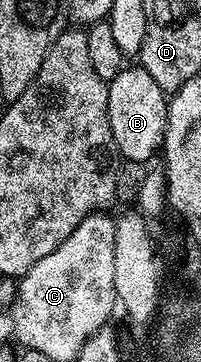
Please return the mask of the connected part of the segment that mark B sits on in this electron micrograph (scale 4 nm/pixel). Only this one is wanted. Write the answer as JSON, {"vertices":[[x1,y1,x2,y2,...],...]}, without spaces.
{"vertices":[[125,67,114,80,108,82,108,118,114,135,116,152,128,161,148,161,161,152,166,131,168,97,154,83,150,71,139,67]]}

